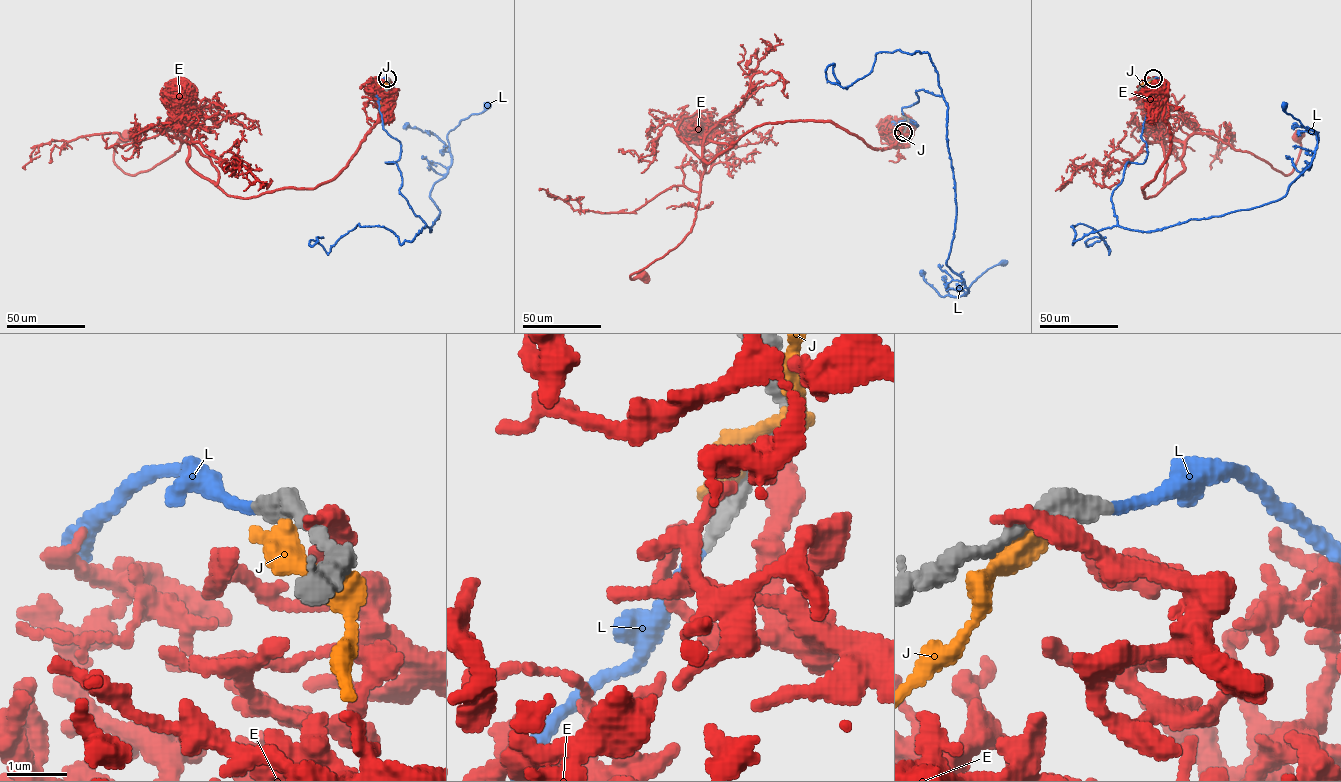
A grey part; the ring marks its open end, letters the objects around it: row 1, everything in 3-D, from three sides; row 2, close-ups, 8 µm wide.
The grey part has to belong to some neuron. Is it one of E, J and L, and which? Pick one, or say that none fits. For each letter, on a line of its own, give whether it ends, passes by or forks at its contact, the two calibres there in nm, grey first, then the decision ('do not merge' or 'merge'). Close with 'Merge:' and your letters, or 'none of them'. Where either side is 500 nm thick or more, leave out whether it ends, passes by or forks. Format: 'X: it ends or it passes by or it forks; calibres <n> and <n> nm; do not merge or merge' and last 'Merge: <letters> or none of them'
E: it ends; calibres 220 and 320 nm; do not merge
J: calibres 220 and 500 nm; do not merge
L: it ends; calibres 320 and 180 nm; merge
Merge: L

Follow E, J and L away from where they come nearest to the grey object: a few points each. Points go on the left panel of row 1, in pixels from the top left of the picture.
E: (388, 79), (382, 118), (315, 188), (230, 196), (187, 162), (184, 134), (130, 175), (113, 160), (127, 135)
J: (388, 79), (388, 84), (374, 87), (379, 107), (386, 108), (386, 111)
L: (387, 78), (372, 93), (401, 144), (385, 162), (430, 231), (447, 134), (486, 105)

